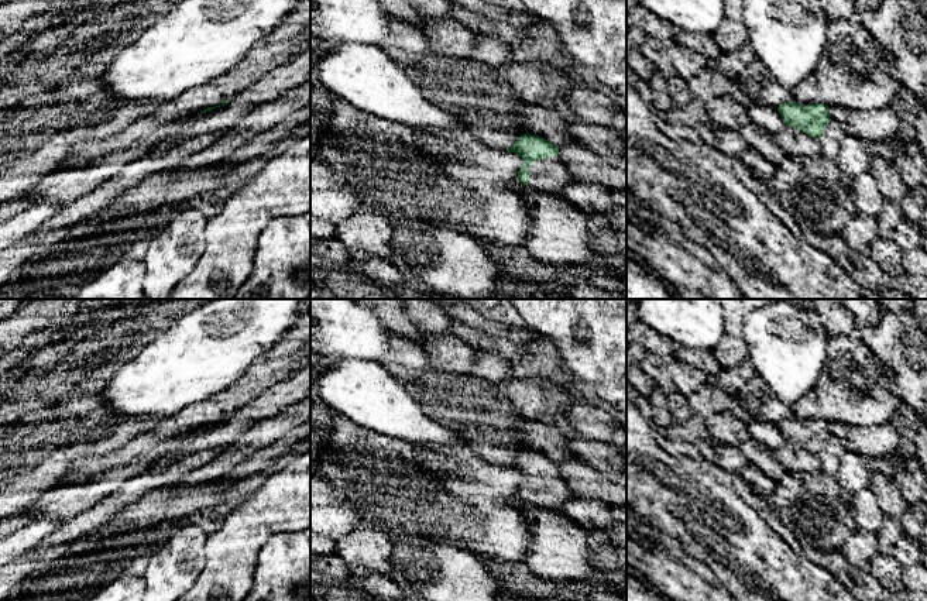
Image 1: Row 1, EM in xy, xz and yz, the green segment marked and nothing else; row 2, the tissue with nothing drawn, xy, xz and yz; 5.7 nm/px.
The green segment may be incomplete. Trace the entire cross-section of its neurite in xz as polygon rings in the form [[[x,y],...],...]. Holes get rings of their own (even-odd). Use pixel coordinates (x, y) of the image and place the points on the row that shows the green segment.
[[[523,134],[507,151],[523,158],[518,171],[518,181],[523,185],[557,193],[578,181],[559,158],[559,148],[539,135]]]

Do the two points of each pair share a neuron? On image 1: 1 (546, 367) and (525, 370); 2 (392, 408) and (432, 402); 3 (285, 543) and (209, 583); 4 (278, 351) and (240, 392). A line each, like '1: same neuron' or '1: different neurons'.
1: same neuron
2: different neurons
3: different neurons
4: different neurons

